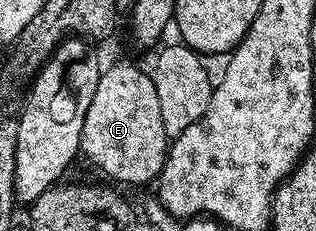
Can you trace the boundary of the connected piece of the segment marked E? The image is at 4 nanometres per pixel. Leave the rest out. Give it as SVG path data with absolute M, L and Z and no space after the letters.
M122 61L103 72L100 83L96 87L96 95L92 95L92 103L88 103L88 111L84 115L84 131L82 132L83 158L87 157L102 173L107 173L114 183L123 181L126 185L146 185L157 182L162 172L168 152L168 138L164 131L164 118L160 116L160 98L156 95L154 78L138 65L129 65Z

